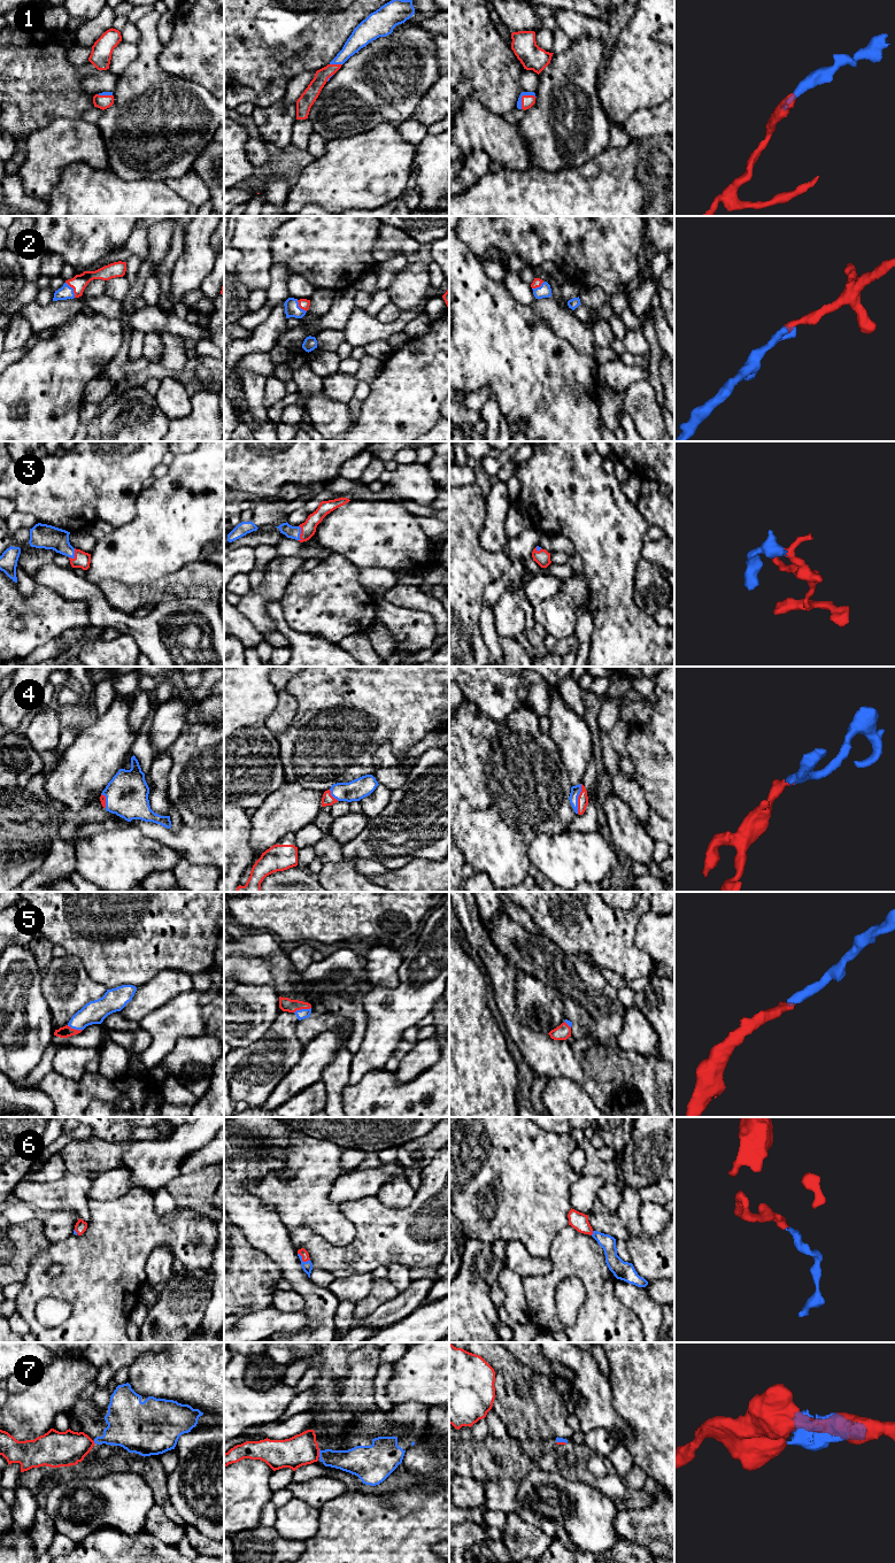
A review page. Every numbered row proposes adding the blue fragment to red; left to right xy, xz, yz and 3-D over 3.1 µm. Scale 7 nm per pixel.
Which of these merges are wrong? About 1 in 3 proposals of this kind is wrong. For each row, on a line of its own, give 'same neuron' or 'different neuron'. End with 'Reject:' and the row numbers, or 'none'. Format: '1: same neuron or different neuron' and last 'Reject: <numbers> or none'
1: same neuron
2: same neuron
3: same neuron
4: same neuron
5: same neuron
6: same neuron
7: different neuron
Reject: 7

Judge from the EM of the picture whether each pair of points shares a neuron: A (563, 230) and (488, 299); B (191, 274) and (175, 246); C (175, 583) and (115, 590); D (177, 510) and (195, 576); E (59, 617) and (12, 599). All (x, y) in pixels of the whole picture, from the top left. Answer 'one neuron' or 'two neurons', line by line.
A: two neurons
B: two neurons
C: one neuron
D: two neurons
E: one neuron

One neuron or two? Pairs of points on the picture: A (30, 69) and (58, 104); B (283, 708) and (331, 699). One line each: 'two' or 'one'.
A: one
B: two

